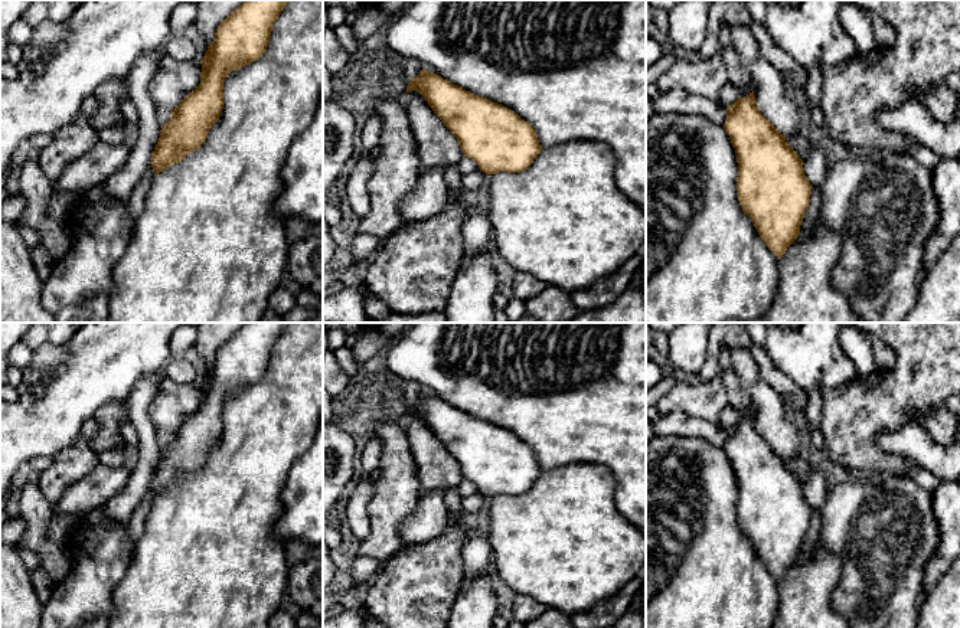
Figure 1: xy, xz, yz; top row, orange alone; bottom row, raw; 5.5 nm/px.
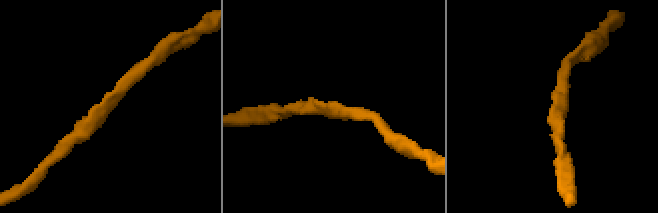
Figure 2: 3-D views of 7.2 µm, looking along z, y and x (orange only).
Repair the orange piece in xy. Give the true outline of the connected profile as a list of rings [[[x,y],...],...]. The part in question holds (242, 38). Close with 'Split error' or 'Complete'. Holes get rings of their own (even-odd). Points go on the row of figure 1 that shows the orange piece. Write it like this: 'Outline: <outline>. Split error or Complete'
Outline: [[[245,0],[221,22],[200,60],[200,84],[172,109],[151,154],[154,176],[196,151],[223,109],[223,82],[232,72],[259,59],[271,30],[291,0]]]. Complete

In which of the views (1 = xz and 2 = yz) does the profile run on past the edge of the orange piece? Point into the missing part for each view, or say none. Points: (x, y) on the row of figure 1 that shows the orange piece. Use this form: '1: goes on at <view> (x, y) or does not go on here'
1: does not go on here
2: does not go on here

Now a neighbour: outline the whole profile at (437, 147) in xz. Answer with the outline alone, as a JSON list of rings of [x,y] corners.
[[[417,91],[401,98],[417,141],[419,176],[431,169],[457,166],[463,157],[457,138]]]

